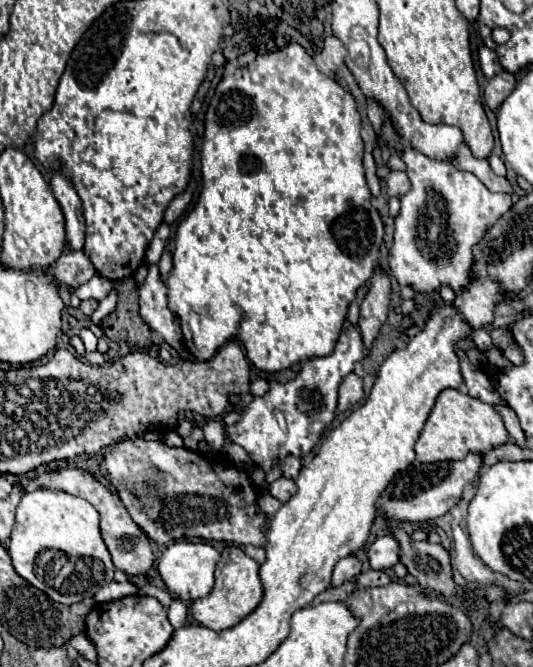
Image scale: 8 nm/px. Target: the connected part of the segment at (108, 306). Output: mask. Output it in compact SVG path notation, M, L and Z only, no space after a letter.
M112 290L112 292L108 294L108 298L104 298L104 300L100 302L98 310L90 316L90 318L92 318L92 322L94 322L94 324L98 324L106 314L110 314L110 312L114 310L114 306L116 306L116 292Z

